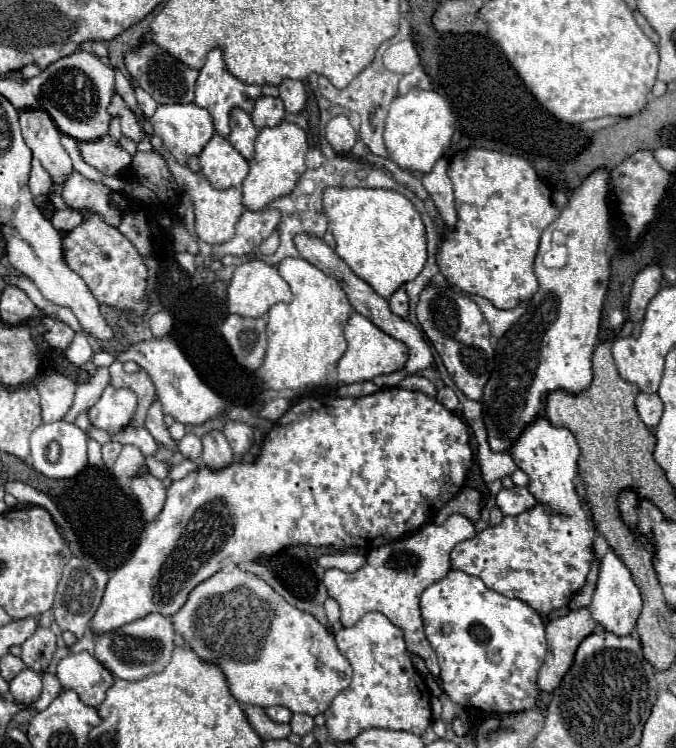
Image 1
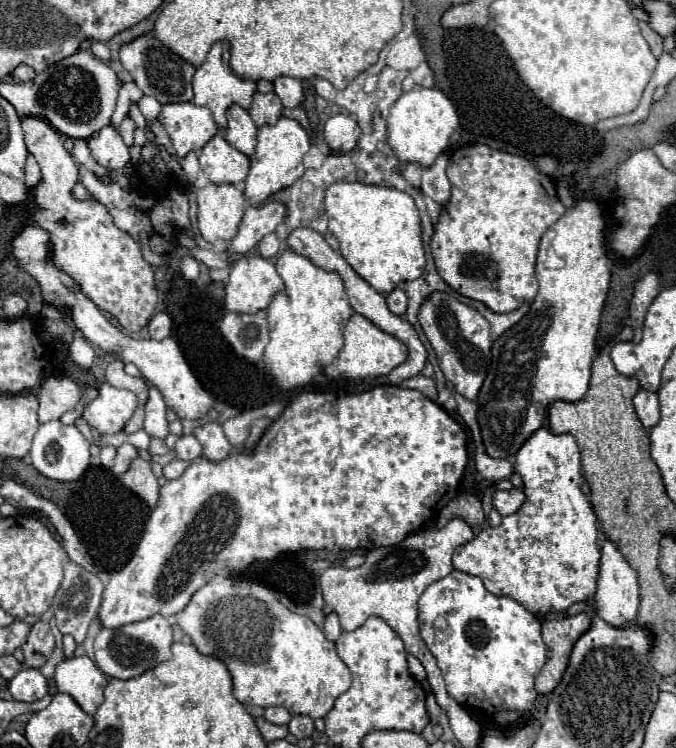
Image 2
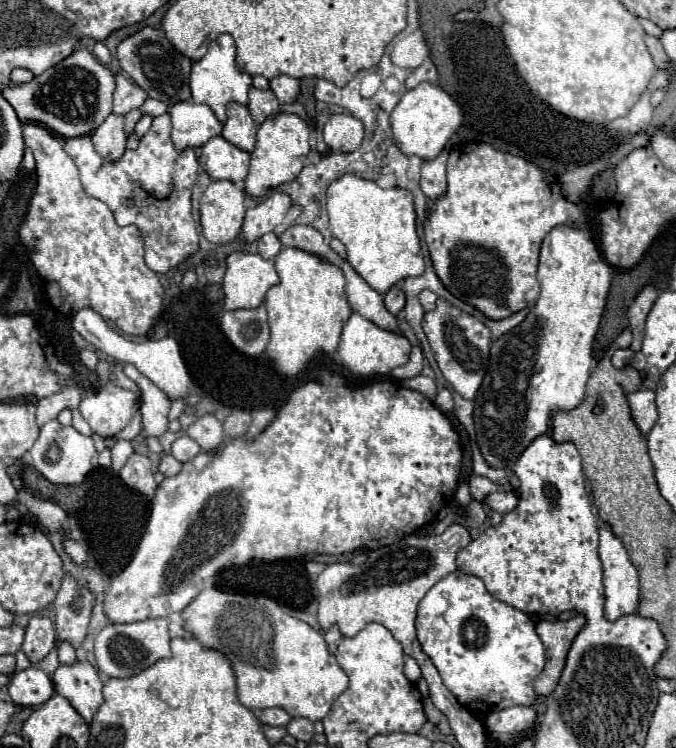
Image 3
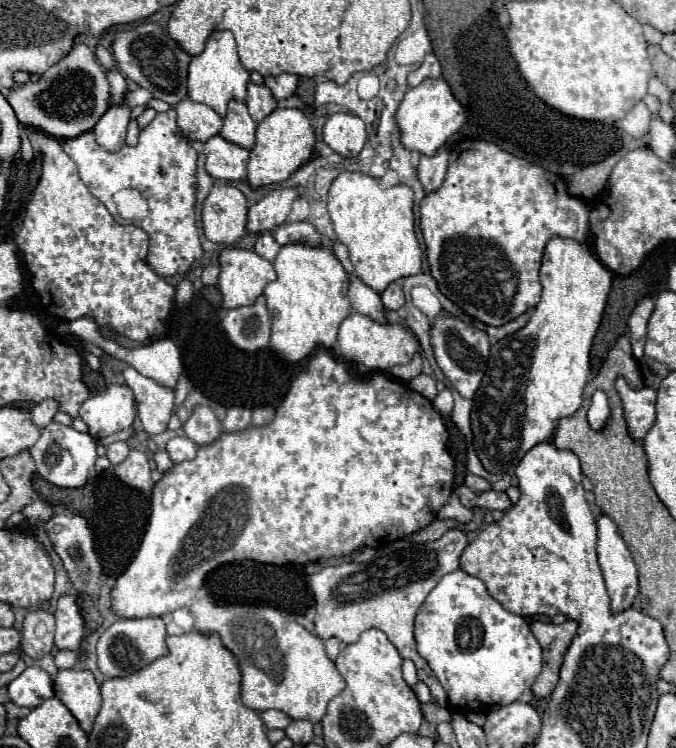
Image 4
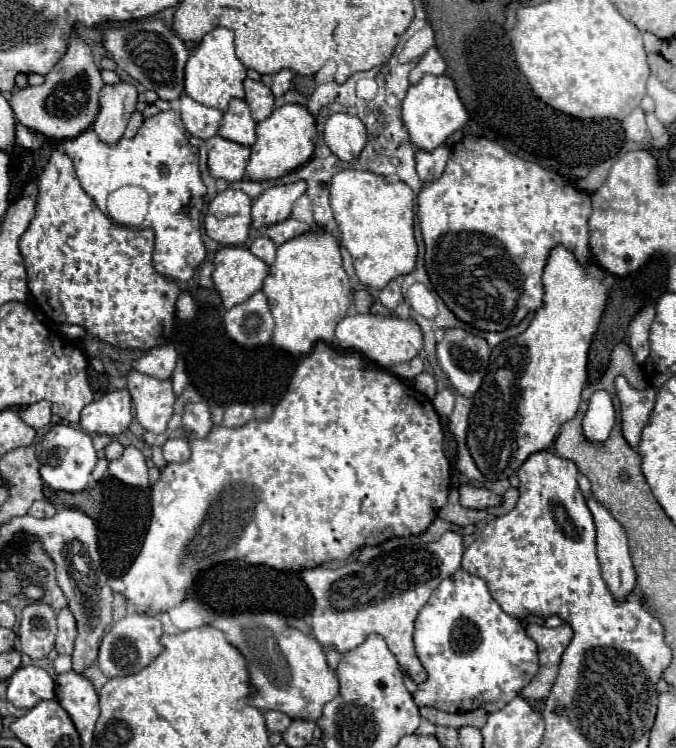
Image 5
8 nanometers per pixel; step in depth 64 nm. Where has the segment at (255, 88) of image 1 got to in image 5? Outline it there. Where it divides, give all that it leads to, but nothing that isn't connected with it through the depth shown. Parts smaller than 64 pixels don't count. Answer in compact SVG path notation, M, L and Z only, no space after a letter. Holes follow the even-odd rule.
M214 28L204 36L204 40L194 50L190 50L184 90L192 100L204 106L218 108L220 112L226 112L228 102L232 98L244 98L244 86L242 86L244 78L246 78L246 68L234 54L234 32L228 28Z

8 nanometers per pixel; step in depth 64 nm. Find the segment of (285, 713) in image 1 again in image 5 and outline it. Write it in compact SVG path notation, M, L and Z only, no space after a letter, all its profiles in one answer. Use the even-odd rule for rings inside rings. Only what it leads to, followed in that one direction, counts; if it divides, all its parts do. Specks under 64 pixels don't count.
M266 712L264 718L266 718L268 732L284 732L292 722L292 718L286 716L284 712Z

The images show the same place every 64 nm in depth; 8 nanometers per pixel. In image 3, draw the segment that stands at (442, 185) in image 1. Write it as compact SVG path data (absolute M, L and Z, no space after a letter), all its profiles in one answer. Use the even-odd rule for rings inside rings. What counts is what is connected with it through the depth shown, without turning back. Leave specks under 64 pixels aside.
M442 150L436 160L422 162L422 178L420 188L430 200L438 200L446 194L446 160L448 150Z

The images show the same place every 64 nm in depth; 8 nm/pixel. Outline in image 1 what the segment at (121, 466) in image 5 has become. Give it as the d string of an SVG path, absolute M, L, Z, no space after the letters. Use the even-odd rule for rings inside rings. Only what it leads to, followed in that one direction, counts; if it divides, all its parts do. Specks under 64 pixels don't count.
M152 474L146 476L136 476L130 480L132 492L140 502L140 510L142 510L142 518L146 522L156 520L156 516L160 514L160 510L164 508L166 502L166 488L162 486L162 482L158 478L154 478Z

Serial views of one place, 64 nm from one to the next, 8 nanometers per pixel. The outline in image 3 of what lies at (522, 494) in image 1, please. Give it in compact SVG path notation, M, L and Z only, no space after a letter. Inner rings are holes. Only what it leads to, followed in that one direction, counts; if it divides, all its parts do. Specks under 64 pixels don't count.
M494 492L486 498L486 504L500 514L508 514L518 506L518 496L514 492Z

